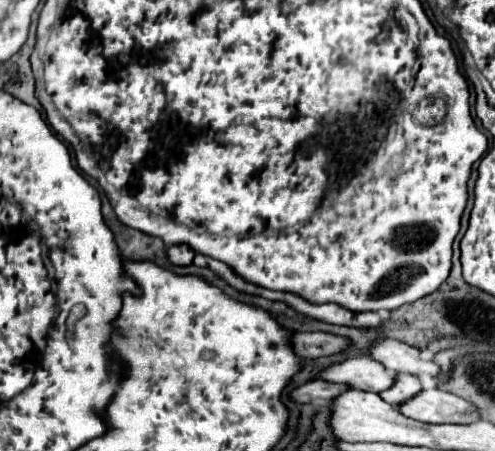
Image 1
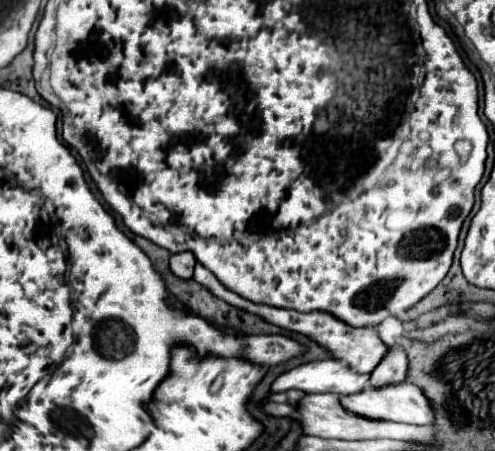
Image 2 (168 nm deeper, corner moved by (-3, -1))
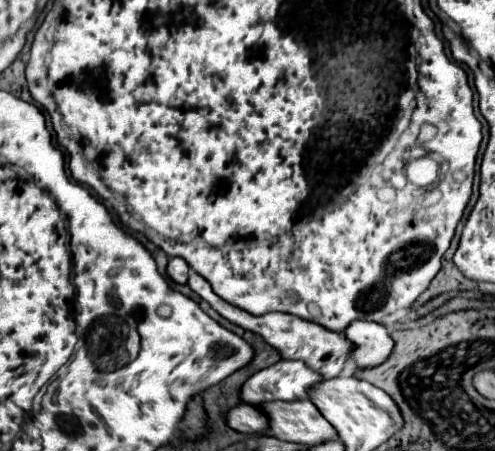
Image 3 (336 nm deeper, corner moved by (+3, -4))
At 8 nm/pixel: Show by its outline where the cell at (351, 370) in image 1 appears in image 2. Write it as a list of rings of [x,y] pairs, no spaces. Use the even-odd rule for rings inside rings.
[[[322,359],[322,361],[302,363],[278,375],[270,385],[270,393],[298,389],[304,393],[350,395],[368,387],[368,383],[370,383],[370,375],[356,373],[350,367],[346,367],[342,361]]]

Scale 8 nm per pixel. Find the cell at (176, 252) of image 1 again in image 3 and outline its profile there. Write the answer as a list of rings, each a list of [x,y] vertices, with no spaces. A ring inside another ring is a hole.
[[[170,258],[166,272],[168,272],[168,276],[170,276],[174,282],[178,282],[178,284],[186,284],[190,266],[188,266],[188,262],[186,262],[184,258]]]

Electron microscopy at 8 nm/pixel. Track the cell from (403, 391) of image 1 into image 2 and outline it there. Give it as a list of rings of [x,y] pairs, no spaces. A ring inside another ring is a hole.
[[[390,347],[390,351],[386,351],[386,355],[382,357],[382,363],[378,363],[378,367],[374,367],[374,371],[370,373],[370,385],[382,387],[390,383],[400,383],[406,377],[406,369],[406,353],[400,347]]]

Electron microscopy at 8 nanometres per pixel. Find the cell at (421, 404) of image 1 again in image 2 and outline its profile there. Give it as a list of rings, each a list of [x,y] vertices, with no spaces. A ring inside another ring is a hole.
[[[406,381],[394,383],[394,387],[366,387],[366,391],[360,391],[358,395],[344,395],[342,407],[364,419],[382,419],[382,421],[410,423],[410,425],[430,425],[434,421],[430,401],[416,385]]]

